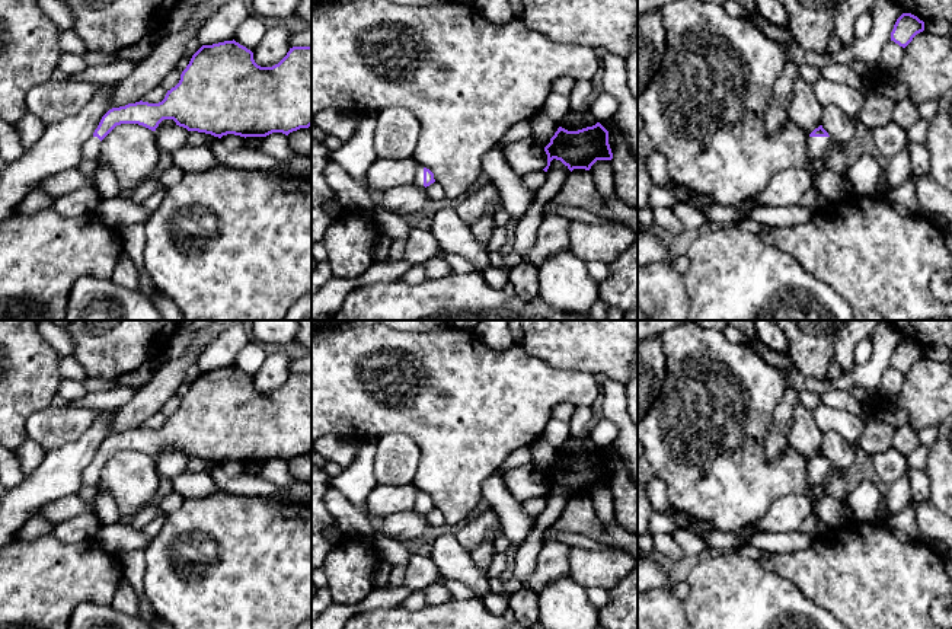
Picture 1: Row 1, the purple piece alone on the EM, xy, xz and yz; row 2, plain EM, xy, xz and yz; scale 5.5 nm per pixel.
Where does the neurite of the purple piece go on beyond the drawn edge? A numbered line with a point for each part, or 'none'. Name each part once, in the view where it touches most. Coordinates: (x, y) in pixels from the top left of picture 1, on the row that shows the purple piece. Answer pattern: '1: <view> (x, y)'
1: xz (418, 179)

